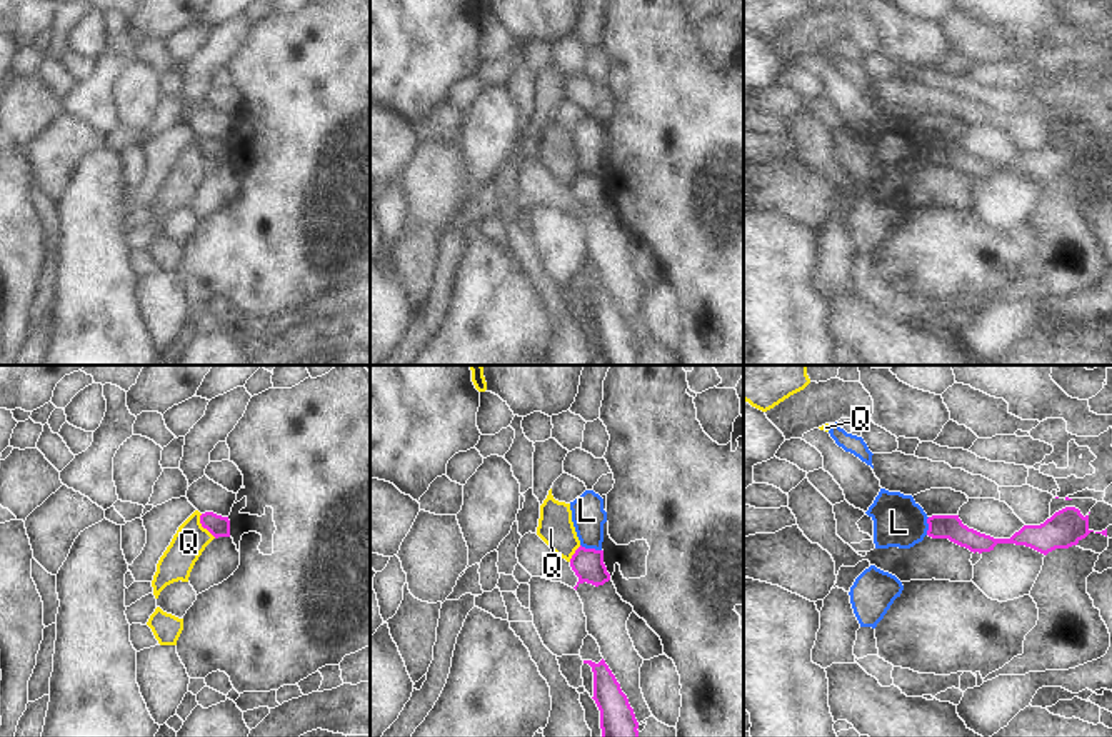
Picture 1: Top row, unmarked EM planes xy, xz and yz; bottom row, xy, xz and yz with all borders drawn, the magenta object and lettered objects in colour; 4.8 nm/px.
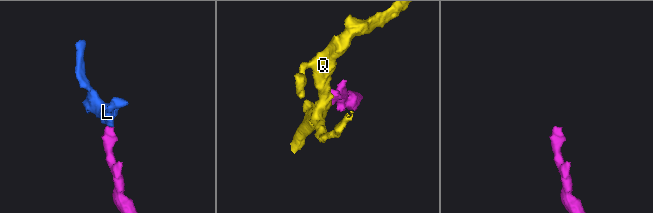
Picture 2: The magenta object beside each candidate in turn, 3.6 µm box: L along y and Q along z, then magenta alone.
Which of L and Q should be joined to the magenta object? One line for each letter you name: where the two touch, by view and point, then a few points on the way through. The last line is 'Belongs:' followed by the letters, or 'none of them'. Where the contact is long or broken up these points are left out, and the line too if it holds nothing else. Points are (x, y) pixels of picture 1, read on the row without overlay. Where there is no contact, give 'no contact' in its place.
Belongs: none of them

